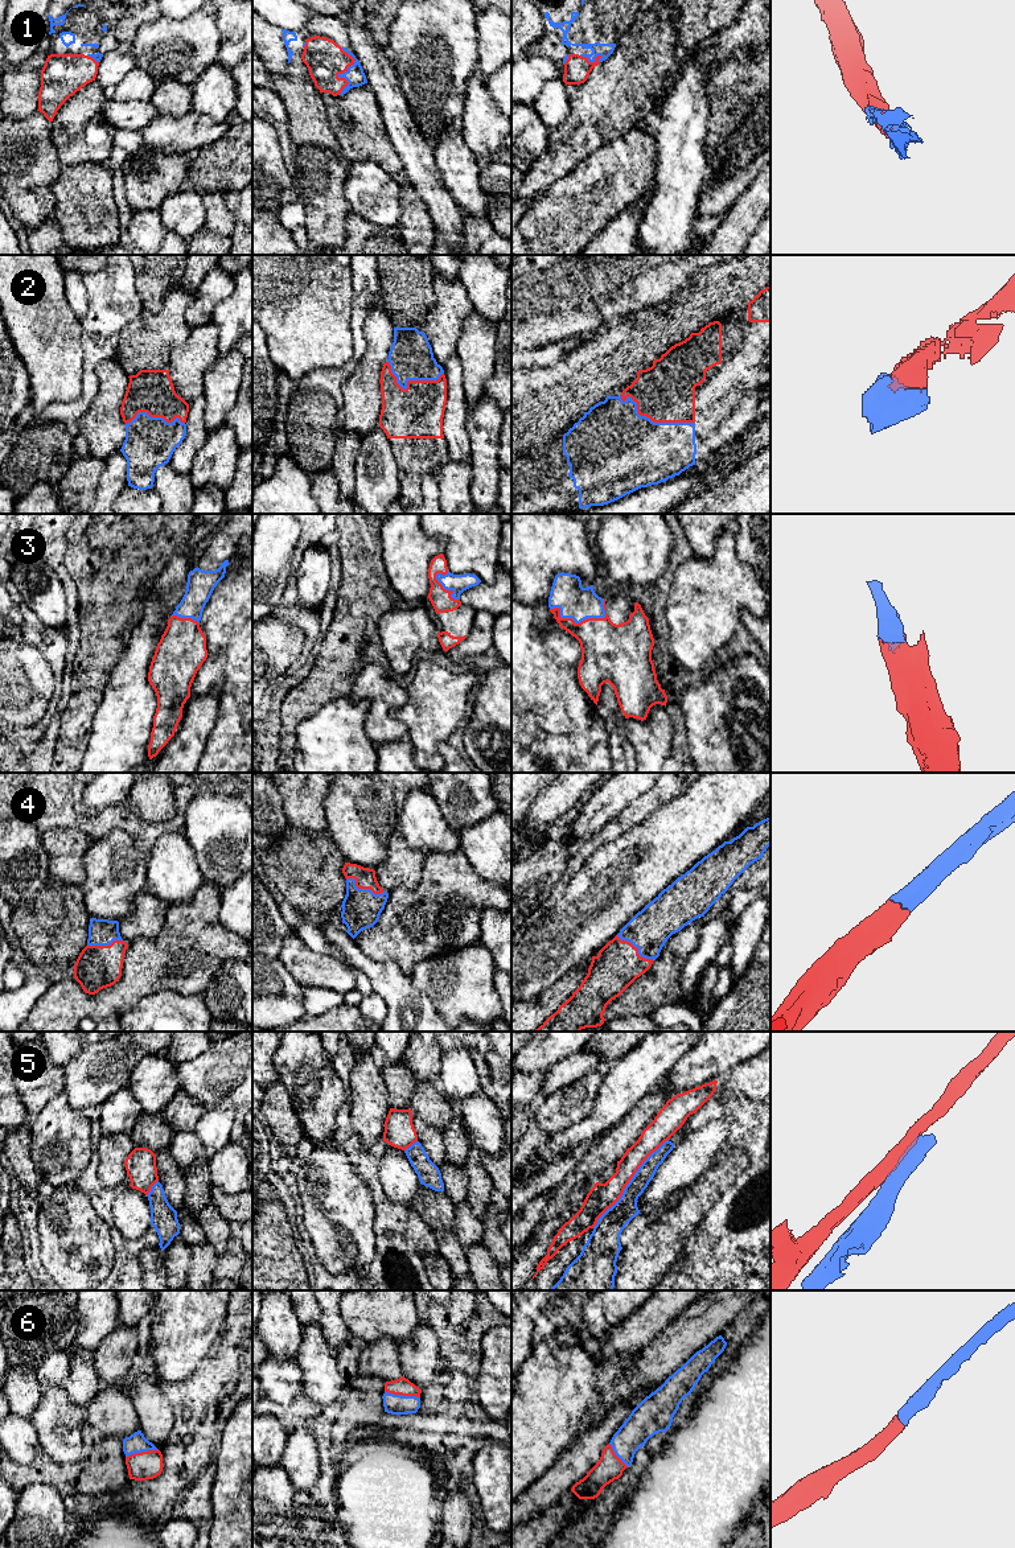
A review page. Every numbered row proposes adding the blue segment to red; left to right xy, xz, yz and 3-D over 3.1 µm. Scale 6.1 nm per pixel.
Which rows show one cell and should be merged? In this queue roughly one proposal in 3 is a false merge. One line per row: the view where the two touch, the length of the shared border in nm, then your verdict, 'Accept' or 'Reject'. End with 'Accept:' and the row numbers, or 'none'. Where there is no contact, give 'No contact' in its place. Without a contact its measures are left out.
1: Touches red in xz. Shared border 280 nm. Accept
2: Touches red in yz. Shared border 480 nm. Accept
3: Touches red in yz. Shared border 340 nm. Accept
4: Touches red in xz. Shared border 240 nm. Accept
5: Touches red in yz. Shared border 700 nm. Reject
6: Touches red in xz. Shared border 220 nm. Accept
Accept: 1, 2, 3, 4, 6

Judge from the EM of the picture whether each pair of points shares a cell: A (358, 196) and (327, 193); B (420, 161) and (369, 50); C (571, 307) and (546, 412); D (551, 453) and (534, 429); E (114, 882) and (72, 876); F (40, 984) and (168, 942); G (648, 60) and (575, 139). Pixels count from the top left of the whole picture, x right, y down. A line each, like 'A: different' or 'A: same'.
A: different
B: same
C: different
D: different
E: different
F: different
G: same

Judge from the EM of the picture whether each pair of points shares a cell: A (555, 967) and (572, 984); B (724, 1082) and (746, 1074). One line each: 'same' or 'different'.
A: different
B: same

